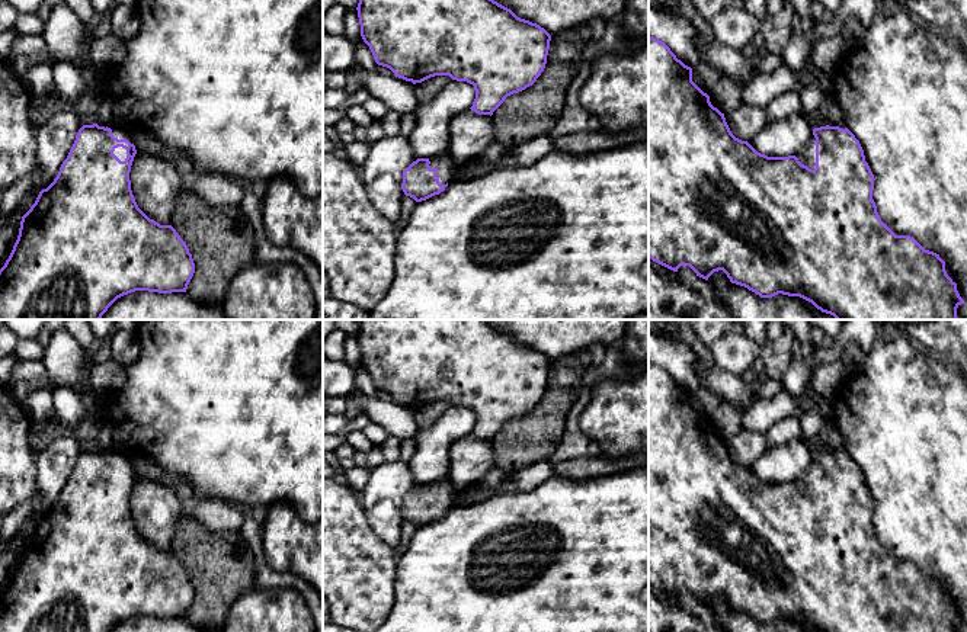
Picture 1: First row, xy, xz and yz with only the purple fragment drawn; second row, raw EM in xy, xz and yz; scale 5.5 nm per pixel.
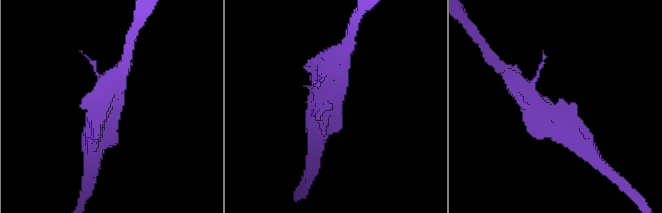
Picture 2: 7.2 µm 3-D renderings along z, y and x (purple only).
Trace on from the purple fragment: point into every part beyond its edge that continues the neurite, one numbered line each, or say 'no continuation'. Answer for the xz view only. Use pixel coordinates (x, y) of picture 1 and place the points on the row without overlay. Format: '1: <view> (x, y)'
1: xz (448, 496)

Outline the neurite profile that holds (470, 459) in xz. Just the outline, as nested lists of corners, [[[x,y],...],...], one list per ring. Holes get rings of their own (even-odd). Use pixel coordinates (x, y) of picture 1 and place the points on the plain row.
[[[467,434],[449,447],[449,481],[461,491],[477,488],[494,466],[493,445]]]

